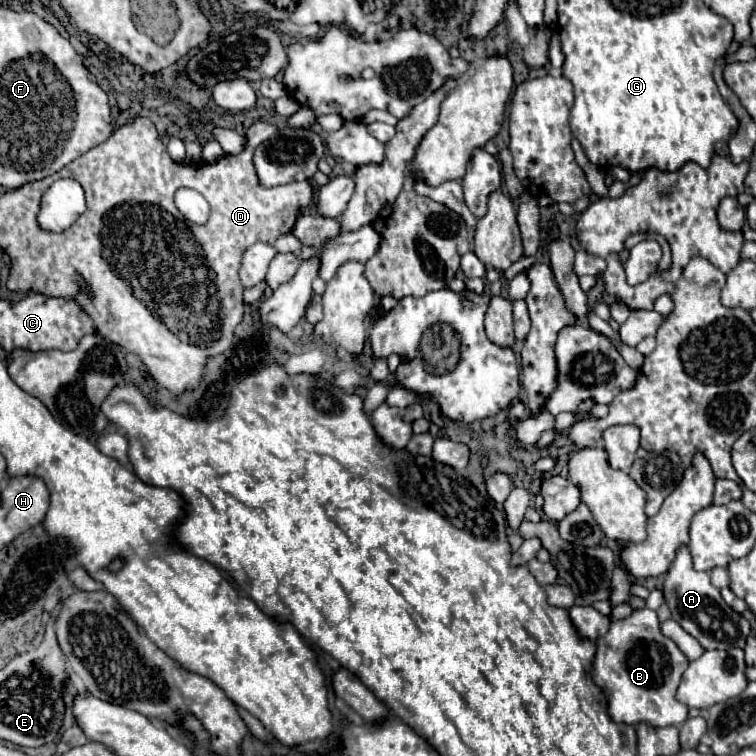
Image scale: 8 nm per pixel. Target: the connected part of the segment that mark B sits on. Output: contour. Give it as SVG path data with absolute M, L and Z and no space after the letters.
M643 607L635 609L627 619L613 621L609 631L597 639L597 655L593 661L593 681L605 691L609 701L609 715L617 723L637 725L637 723L649 723L653 727L665 727L665 725L681 725L687 721L687 707L675 699L675 691L681 683L681 675L685 673L689 665L689 659L681 653L681 649L661 633L661 623L657 619L657 613Z

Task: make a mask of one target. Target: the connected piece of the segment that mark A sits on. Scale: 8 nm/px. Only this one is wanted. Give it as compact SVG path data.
M681 545L675 553L675 559L665 575L665 583L663 583L663 597L665 603L669 605L671 617L687 631L691 633L705 649L715 649L717 647L717 639L727 641L731 647L745 647L745 639L749 637L751 629L749 623L743 615L735 613L721 597L719 589L713 587L709 573L703 571L695 571L693 569L693 561L689 555L689 549L685 545Z

